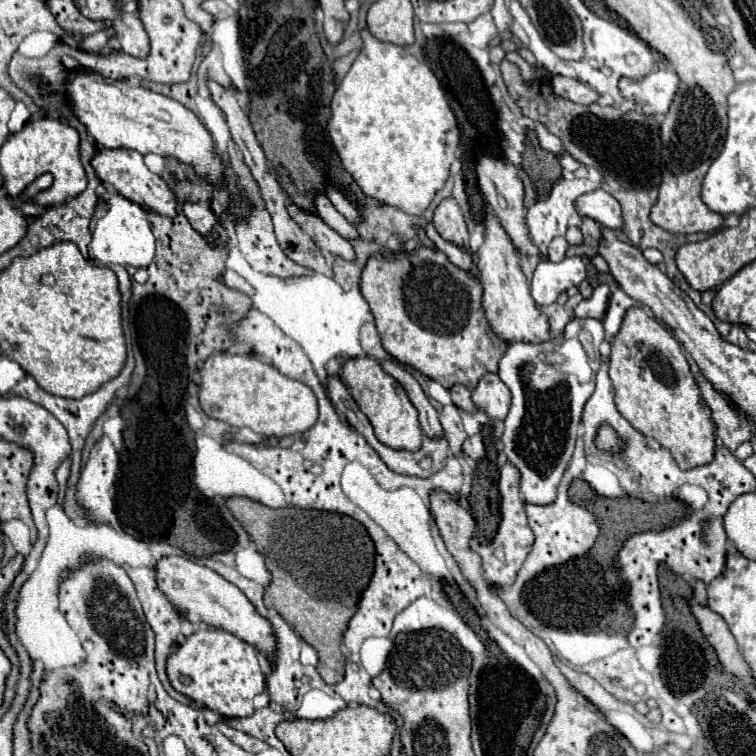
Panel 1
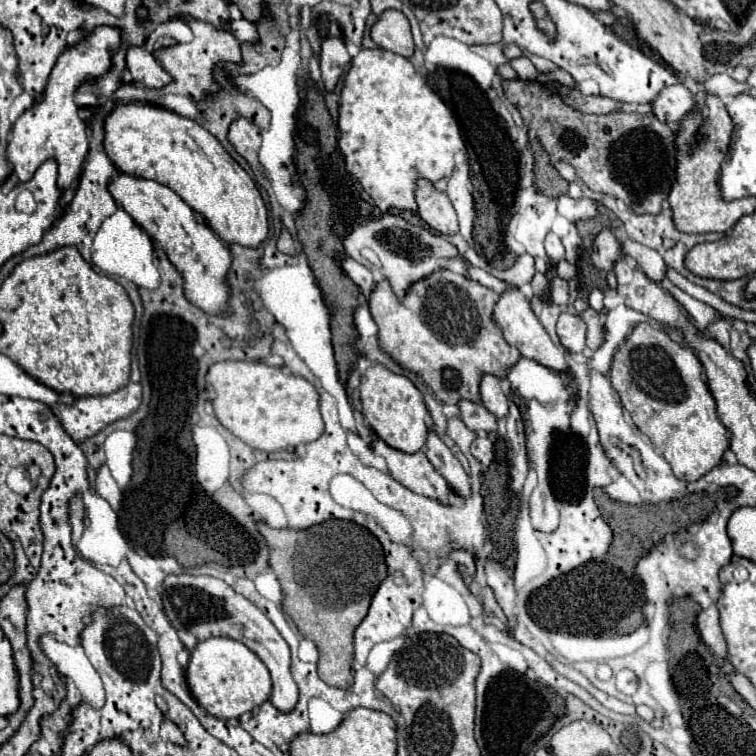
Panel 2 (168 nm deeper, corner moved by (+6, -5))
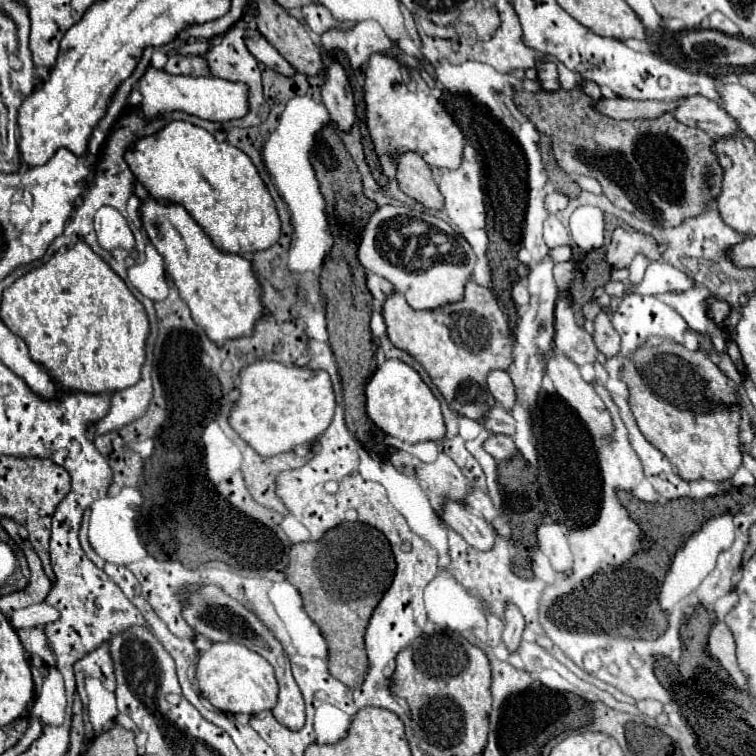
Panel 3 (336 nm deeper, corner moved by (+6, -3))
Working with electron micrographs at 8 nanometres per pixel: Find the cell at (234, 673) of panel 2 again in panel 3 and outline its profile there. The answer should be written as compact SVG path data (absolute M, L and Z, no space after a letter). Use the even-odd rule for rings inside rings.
M214 643L208 651L202 651L196 663L196 679L202 697L226 713L256 715L264 709L272 709L278 701L278 683L272 665L240 643Z

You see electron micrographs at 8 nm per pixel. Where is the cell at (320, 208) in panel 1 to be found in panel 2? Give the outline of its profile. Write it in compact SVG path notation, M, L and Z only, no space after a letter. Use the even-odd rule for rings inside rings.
M382 213L380 217L372 217L366 225L354 227L354 231L350 231L342 239L342 245L344 245L346 255L350 255L352 259L356 259L364 265L368 265L368 261L362 259L360 249L364 249L364 247L372 249L380 259L378 271L390 281L390 285L398 297L402 297L406 293L410 283L442 269L450 257L458 255L456 247L444 235L432 235L428 229L414 227L408 221L404 221L402 217L390 215L390 213Z

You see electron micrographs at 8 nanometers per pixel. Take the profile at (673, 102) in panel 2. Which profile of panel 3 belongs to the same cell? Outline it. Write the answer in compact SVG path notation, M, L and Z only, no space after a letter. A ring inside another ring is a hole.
M702 95L686 97L682 105L674 111L674 117L684 125L702 129L714 137L736 137L740 133L740 125L734 117L730 117L716 101L706 99Z

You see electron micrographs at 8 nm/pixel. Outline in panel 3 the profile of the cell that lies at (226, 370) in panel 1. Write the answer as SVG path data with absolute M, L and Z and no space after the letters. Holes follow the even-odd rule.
M256 361L240 373L240 399L230 413L230 425L258 455L274 457L320 437L334 417L334 407L336 397L326 371Z

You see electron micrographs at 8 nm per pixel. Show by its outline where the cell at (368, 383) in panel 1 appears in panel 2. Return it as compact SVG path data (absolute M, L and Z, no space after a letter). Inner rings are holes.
M372 365L360 379L360 403L362 403L362 415L366 417L372 431L392 449L414 453L420 451L426 443L426 405L422 399L422 393L414 387L410 379L404 375L394 375L382 365Z

